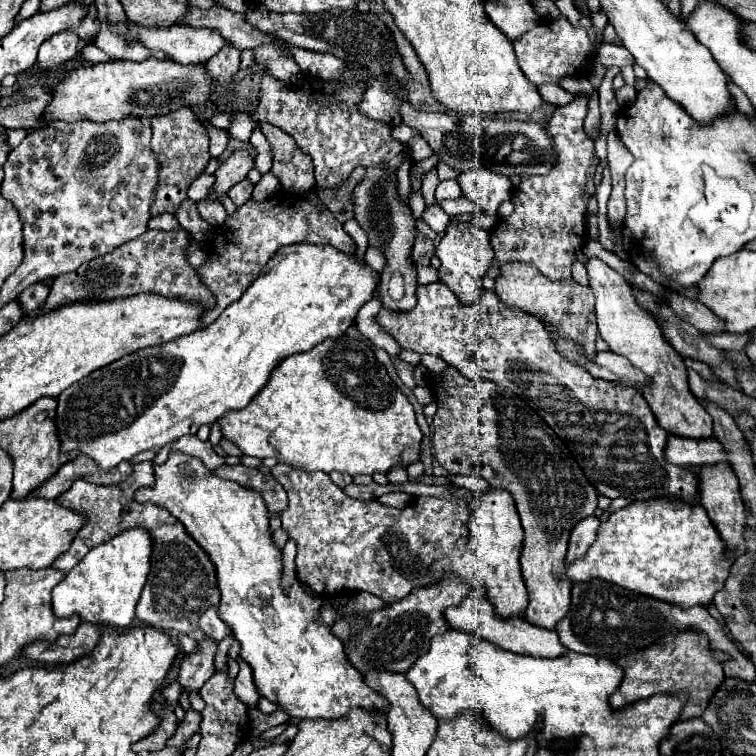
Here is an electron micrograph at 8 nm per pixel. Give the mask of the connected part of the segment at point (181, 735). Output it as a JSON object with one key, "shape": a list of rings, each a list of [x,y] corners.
{"shape":[[[193,708],[185,710],[185,718],[177,724],[177,732],[167,740],[167,746],[183,746],[185,740],[199,730],[199,722],[201,722],[201,714],[197,710]]]}

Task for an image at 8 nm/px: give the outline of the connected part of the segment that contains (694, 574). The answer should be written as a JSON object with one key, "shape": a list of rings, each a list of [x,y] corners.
{"shape":[[[659,498],[647,502],[631,502],[627,508],[613,512],[605,522],[601,522],[597,540],[591,544],[587,554],[565,566],[565,576],[571,582],[601,578],[631,592],[677,604],[681,608],[691,608],[707,606],[713,602],[713,594],[723,588],[731,564],[733,560],[725,558],[725,542],[711,524],[703,506],[679,502],[673,498]]]}

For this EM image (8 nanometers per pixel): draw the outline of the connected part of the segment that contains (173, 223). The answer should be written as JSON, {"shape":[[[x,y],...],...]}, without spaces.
{"shape":[[[163,214],[163,216],[153,216],[149,220],[149,228],[155,228],[155,230],[173,230],[177,228],[179,222],[173,214]]]}

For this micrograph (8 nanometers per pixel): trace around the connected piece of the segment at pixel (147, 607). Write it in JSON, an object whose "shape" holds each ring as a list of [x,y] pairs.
{"shape":[[[139,462],[133,468],[133,474],[123,480],[121,484],[115,486],[97,486],[87,480],[75,480],[73,486],[59,494],[55,502],[59,506],[65,506],[73,510],[75,514],[81,514],[87,518],[87,524],[77,532],[73,538],[71,546],[67,552],[57,556],[57,560],[51,564],[51,568],[69,572],[79,564],[79,560],[95,546],[111,540],[123,530],[129,528],[143,528],[151,534],[153,538],[153,558],[151,558],[151,570],[145,582],[145,588],[141,592],[139,604],[137,604],[137,618],[143,620],[145,624],[159,628],[167,632],[169,636],[177,634],[187,634],[193,640],[203,640],[205,634],[197,626],[199,616],[221,602],[219,588],[217,588],[217,574],[215,566],[209,560],[207,552],[189,536],[189,532],[183,528],[183,524],[173,518],[167,510],[155,506],[155,504],[139,504],[135,502],[133,494],[147,486],[153,484],[153,464],[151,462]]]}

